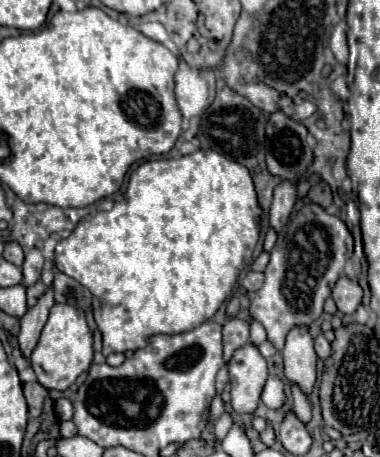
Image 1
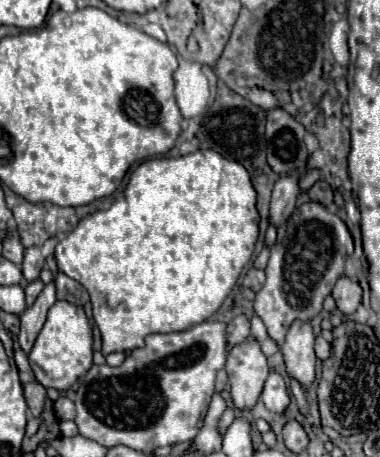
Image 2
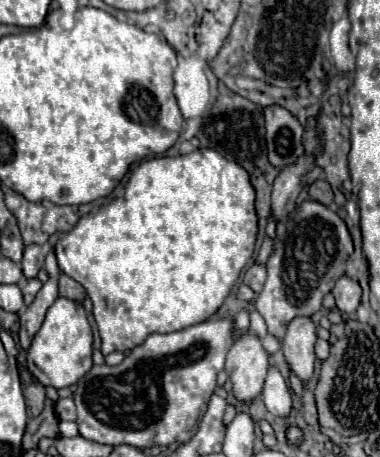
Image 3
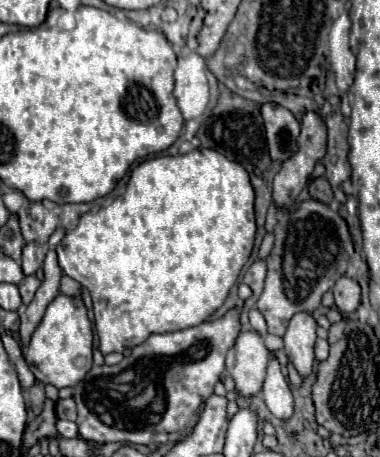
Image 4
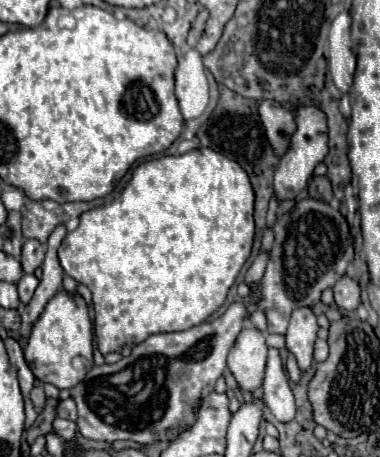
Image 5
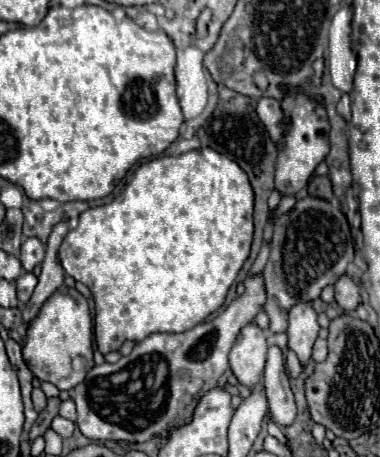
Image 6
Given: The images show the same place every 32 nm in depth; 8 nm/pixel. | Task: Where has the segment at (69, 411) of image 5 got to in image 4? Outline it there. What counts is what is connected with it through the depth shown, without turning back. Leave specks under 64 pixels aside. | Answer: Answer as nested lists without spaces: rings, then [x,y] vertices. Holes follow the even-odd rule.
[[[72,398],[56,402],[56,416],[64,420],[76,420],[76,402]]]

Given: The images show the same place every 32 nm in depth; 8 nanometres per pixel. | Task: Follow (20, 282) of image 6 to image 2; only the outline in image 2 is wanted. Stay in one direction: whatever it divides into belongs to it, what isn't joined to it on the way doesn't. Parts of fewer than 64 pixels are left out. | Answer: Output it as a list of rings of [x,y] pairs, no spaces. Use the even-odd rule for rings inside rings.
[[[40,280],[28,282],[24,284],[24,294],[26,294],[26,306],[32,306],[32,300],[36,300],[36,296],[40,294],[40,290],[44,288],[44,284]]]

